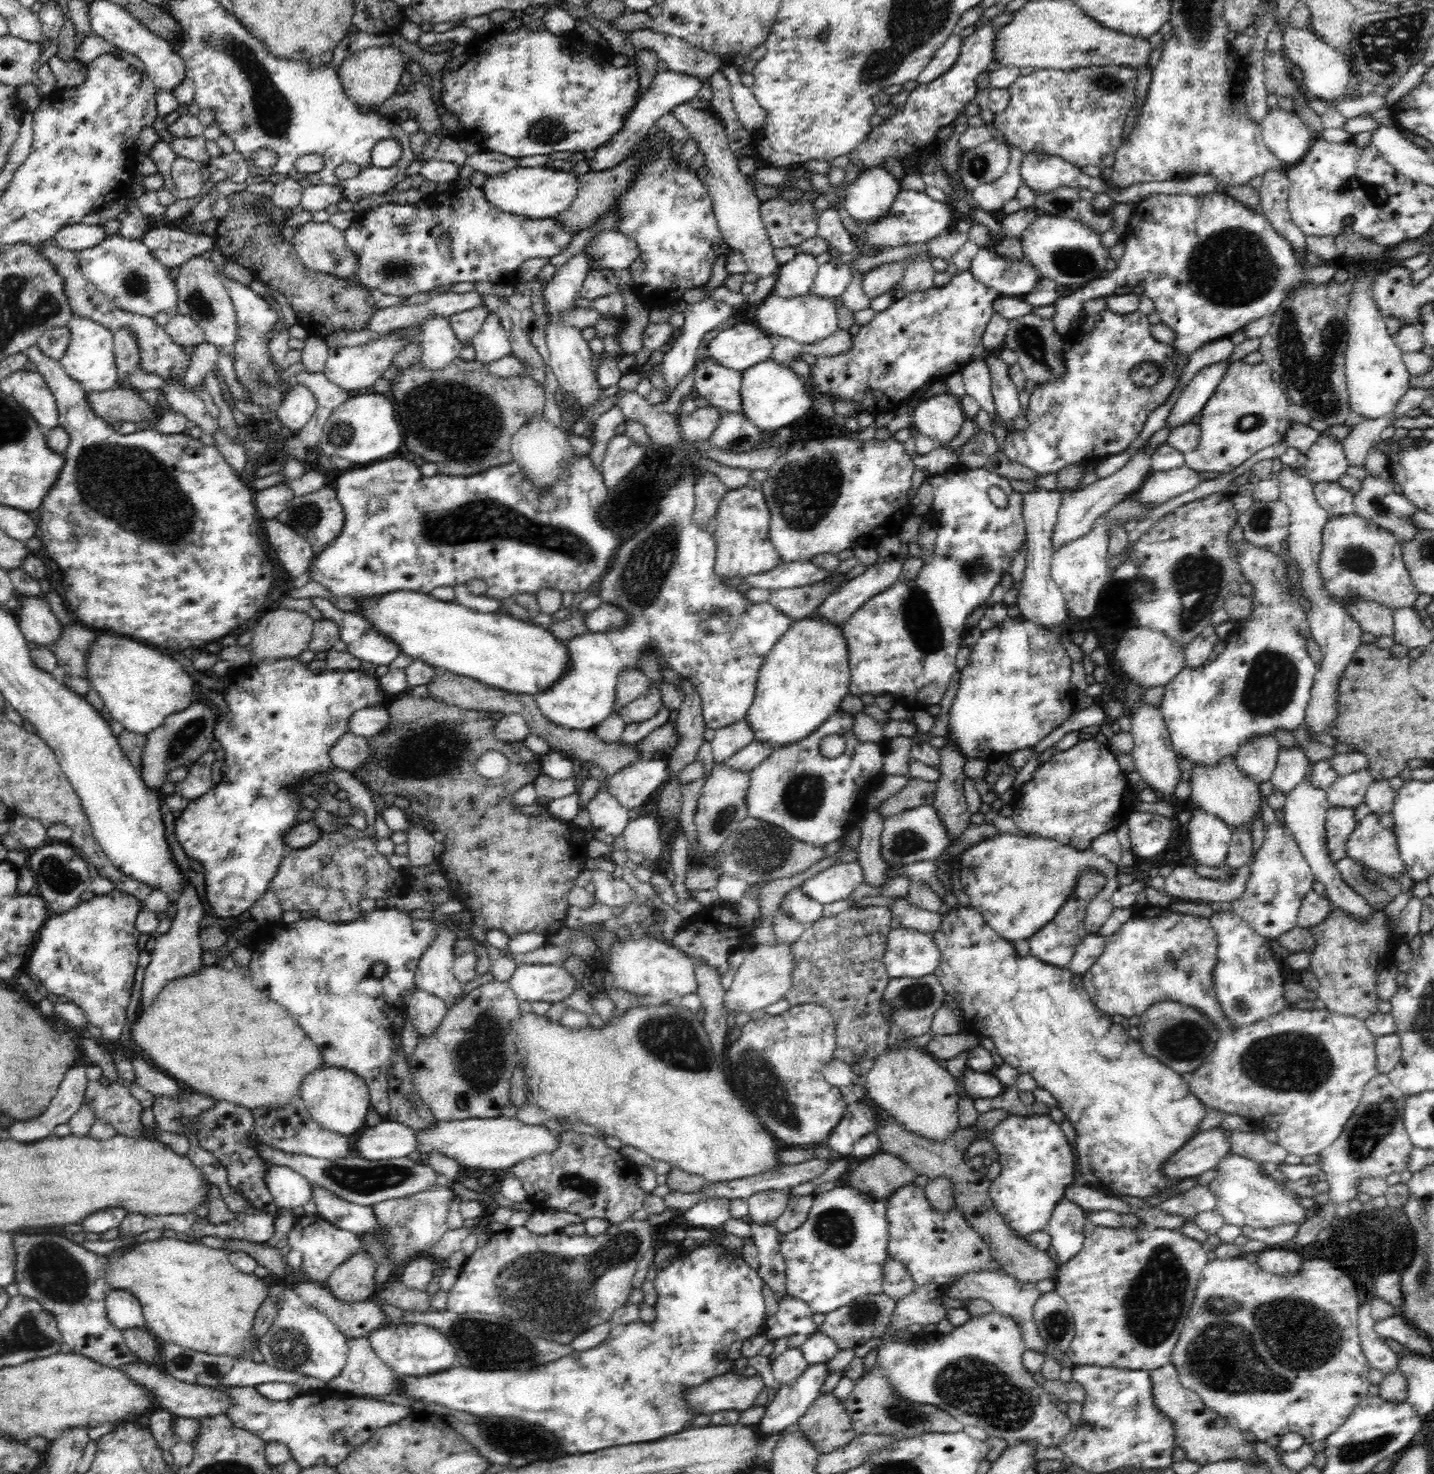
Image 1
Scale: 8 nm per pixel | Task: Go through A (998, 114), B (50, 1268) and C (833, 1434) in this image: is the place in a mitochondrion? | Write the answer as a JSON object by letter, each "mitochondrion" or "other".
{"A":"other","B":"mitochondrion","C":"other"}

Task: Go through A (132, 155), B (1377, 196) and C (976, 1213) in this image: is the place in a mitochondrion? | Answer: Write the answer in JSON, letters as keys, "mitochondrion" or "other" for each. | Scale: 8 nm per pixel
{"A":"other","B":"mitochondrion","C":"other"}

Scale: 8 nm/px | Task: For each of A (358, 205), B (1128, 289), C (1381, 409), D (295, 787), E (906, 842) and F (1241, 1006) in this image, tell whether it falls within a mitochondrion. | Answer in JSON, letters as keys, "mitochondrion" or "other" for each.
{"A":"other","B":"other","C":"other","D":"other","E":"mitochondrion","F":"mitochondrion"}

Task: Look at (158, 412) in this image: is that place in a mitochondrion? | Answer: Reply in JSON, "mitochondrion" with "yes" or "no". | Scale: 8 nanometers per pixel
{"mitochondrion":"no"}

